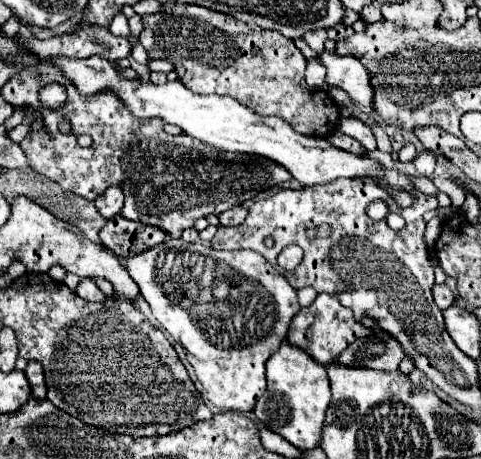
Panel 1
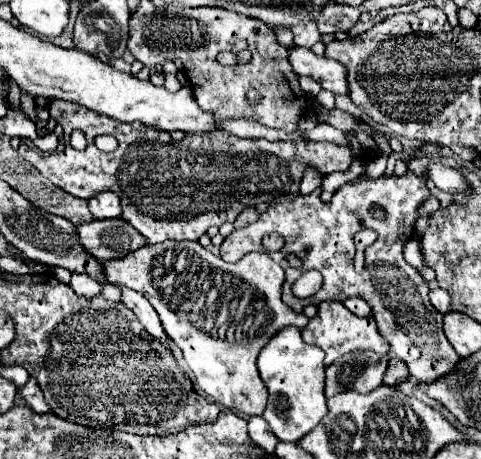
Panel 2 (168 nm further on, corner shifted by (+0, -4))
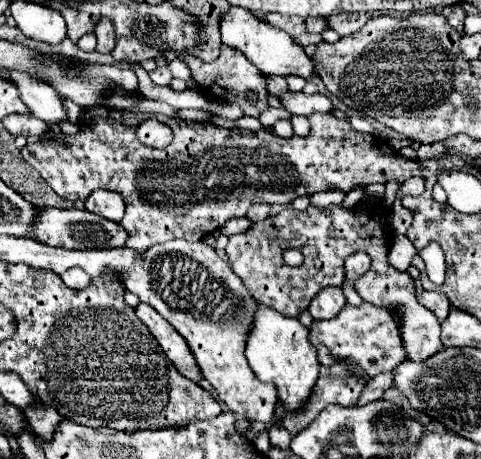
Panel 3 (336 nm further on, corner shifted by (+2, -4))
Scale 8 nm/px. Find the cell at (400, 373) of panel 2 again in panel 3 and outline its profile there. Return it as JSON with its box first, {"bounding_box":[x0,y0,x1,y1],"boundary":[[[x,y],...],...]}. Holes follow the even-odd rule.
{"bounding_box":[357,372,393,404],"boundary":[[[385,372],[385,374],[375,376],[373,380],[369,380],[365,390],[361,392],[361,398],[357,404],[369,404],[371,400],[379,400],[383,396],[383,392],[391,386],[393,386],[393,372]]]}

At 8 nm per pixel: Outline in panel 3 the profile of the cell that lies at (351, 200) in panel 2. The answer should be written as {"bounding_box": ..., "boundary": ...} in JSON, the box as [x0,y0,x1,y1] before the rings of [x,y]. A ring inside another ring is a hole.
{"bounding_box":[225,200,443,362],"boundary":[[[363,200],[355,208],[347,210],[341,204],[331,204],[329,212],[319,212],[313,204],[299,212],[287,208],[277,216],[269,216],[263,222],[251,224],[249,230],[229,238],[225,248],[233,272],[243,284],[257,296],[257,300],[285,316],[299,318],[307,310],[309,302],[327,286],[345,284],[345,258],[355,252],[365,252],[371,258],[369,272],[355,282],[357,294],[375,306],[391,308],[399,314],[399,328],[407,358],[413,362],[429,360],[443,344],[439,340],[441,324],[437,316],[421,306],[415,298],[415,284],[409,272],[399,272],[389,264],[389,246],[393,240],[393,228],[389,226],[391,208],[383,200]],[[285,248],[297,248],[305,256],[303,264],[291,268],[287,264],[273,264],[273,254],[281,256]]]}

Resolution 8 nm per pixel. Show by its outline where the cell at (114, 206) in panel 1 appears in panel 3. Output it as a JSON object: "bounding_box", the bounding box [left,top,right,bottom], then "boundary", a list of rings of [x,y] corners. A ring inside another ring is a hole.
{"bounding_box":[85,190,125,222],"boundary":[[[95,190],[87,202],[85,202],[85,208],[93,214],[99,214],[107,220],[115,220],[119,222],[121,216],[123,216],[123,210],[125,210],[125,204],[121,200],[121,196],[117,192],[111,192],[111,190]]]}

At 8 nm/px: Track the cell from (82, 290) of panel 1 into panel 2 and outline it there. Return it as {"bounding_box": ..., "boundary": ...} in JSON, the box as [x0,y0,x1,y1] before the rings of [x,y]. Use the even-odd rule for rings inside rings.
{"bounding_box":[69,272,101,298],"boundary":[[[73,272],[69,286],[75,290],[75,294],[77,294],[77,296],[93,298],[93,296],[101,294],[101,284],[99,284],[99,282],[95,282],[95,280],[91,280],[91,276],[87,276],[87,274]]]}

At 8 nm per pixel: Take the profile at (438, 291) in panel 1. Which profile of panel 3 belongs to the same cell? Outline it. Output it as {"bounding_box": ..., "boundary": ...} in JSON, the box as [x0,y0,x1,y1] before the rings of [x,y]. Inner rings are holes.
{"bounding_box":[417,292,451,322],"boundary":[[[421,292],[421,294],[417,294],[417,300],[425,308],[429,308],[441,322],[447,318],[447,314],[451,310],[449,298],[443,292]]]}

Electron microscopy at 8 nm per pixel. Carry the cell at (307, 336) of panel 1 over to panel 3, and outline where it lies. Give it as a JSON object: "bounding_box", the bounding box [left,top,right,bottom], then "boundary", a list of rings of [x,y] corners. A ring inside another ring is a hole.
{"bounding_box":[309,302,407,378],"boundary":[[[363,302],[361,306],[345,304],[331,320],[313,320],[309,328],[309,342],[317,348],[319,362],[323,366],[331,366],[337,360],[357,362],[363,372],[367,372],[367,378],[373,378],[381,372],[391,372],[407,360],[405,350],[401,348],[397,316],[391,310],[377,308],[369,302]]]}

